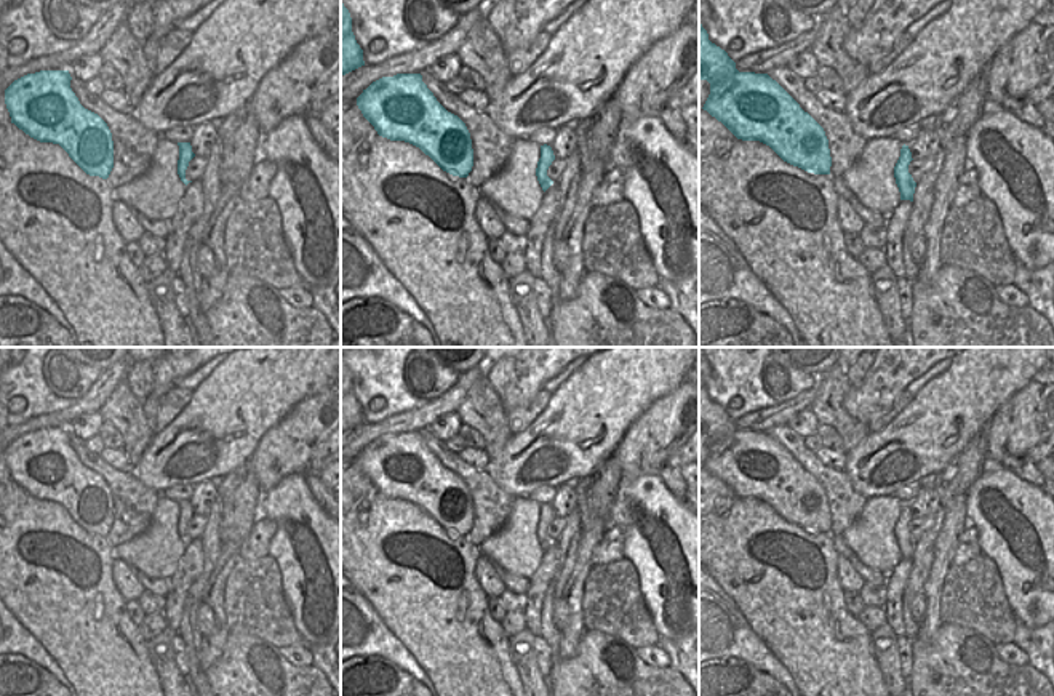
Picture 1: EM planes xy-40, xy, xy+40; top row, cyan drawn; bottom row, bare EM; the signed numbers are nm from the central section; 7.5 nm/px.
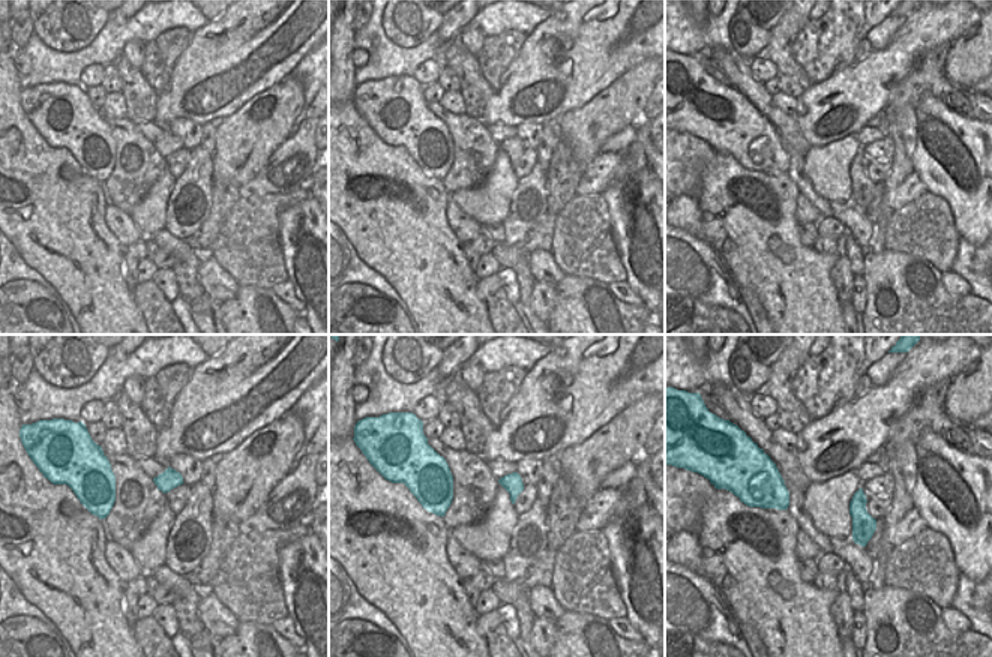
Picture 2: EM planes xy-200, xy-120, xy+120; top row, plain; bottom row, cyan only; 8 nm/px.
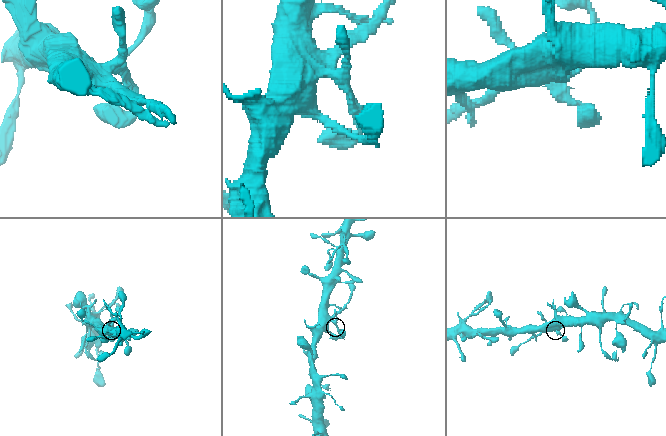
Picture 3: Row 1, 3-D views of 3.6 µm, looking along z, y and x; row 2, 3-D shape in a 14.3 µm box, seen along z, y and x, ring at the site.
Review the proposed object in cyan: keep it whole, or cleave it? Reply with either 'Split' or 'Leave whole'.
Leave whole

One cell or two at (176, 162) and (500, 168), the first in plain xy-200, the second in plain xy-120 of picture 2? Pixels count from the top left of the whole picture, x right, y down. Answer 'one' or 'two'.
two

